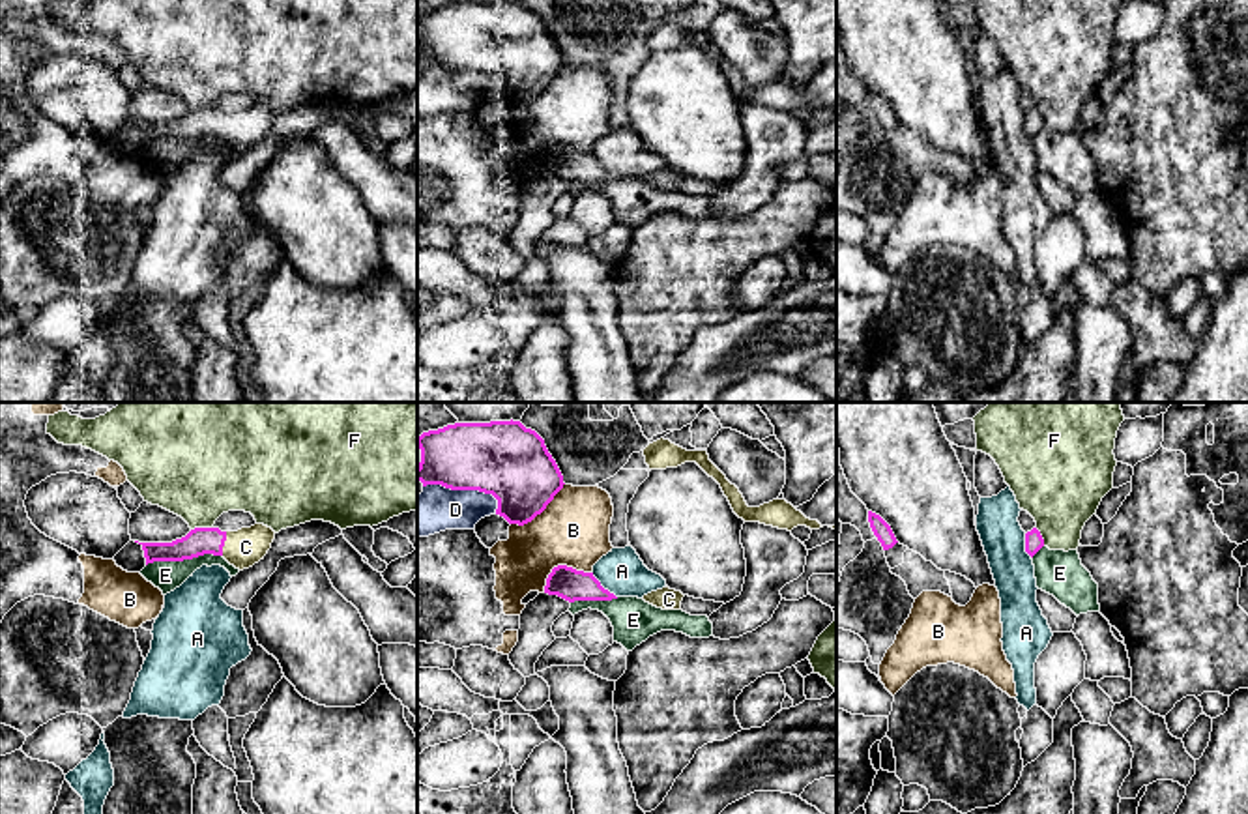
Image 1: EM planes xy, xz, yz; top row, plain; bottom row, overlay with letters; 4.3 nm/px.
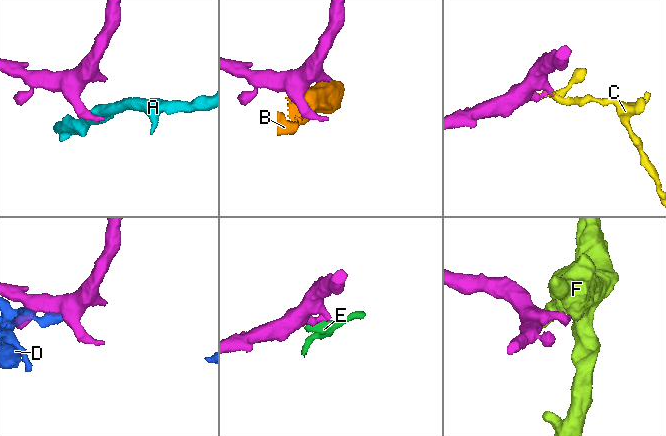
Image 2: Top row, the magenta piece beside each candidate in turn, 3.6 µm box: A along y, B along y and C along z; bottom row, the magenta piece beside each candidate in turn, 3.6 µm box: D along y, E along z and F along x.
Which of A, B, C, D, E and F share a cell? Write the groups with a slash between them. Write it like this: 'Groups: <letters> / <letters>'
Groups: A / B / C / D / E / F

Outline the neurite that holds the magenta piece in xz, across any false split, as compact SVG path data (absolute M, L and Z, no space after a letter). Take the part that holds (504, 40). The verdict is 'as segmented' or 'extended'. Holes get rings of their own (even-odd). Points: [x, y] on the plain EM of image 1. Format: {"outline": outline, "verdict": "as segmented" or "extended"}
{"outline": "M520 2L447 6L423 13L417 28L423 67L492 75L509 105L531 103L565 65L544 21Z", "verdict": "as segmented"}

